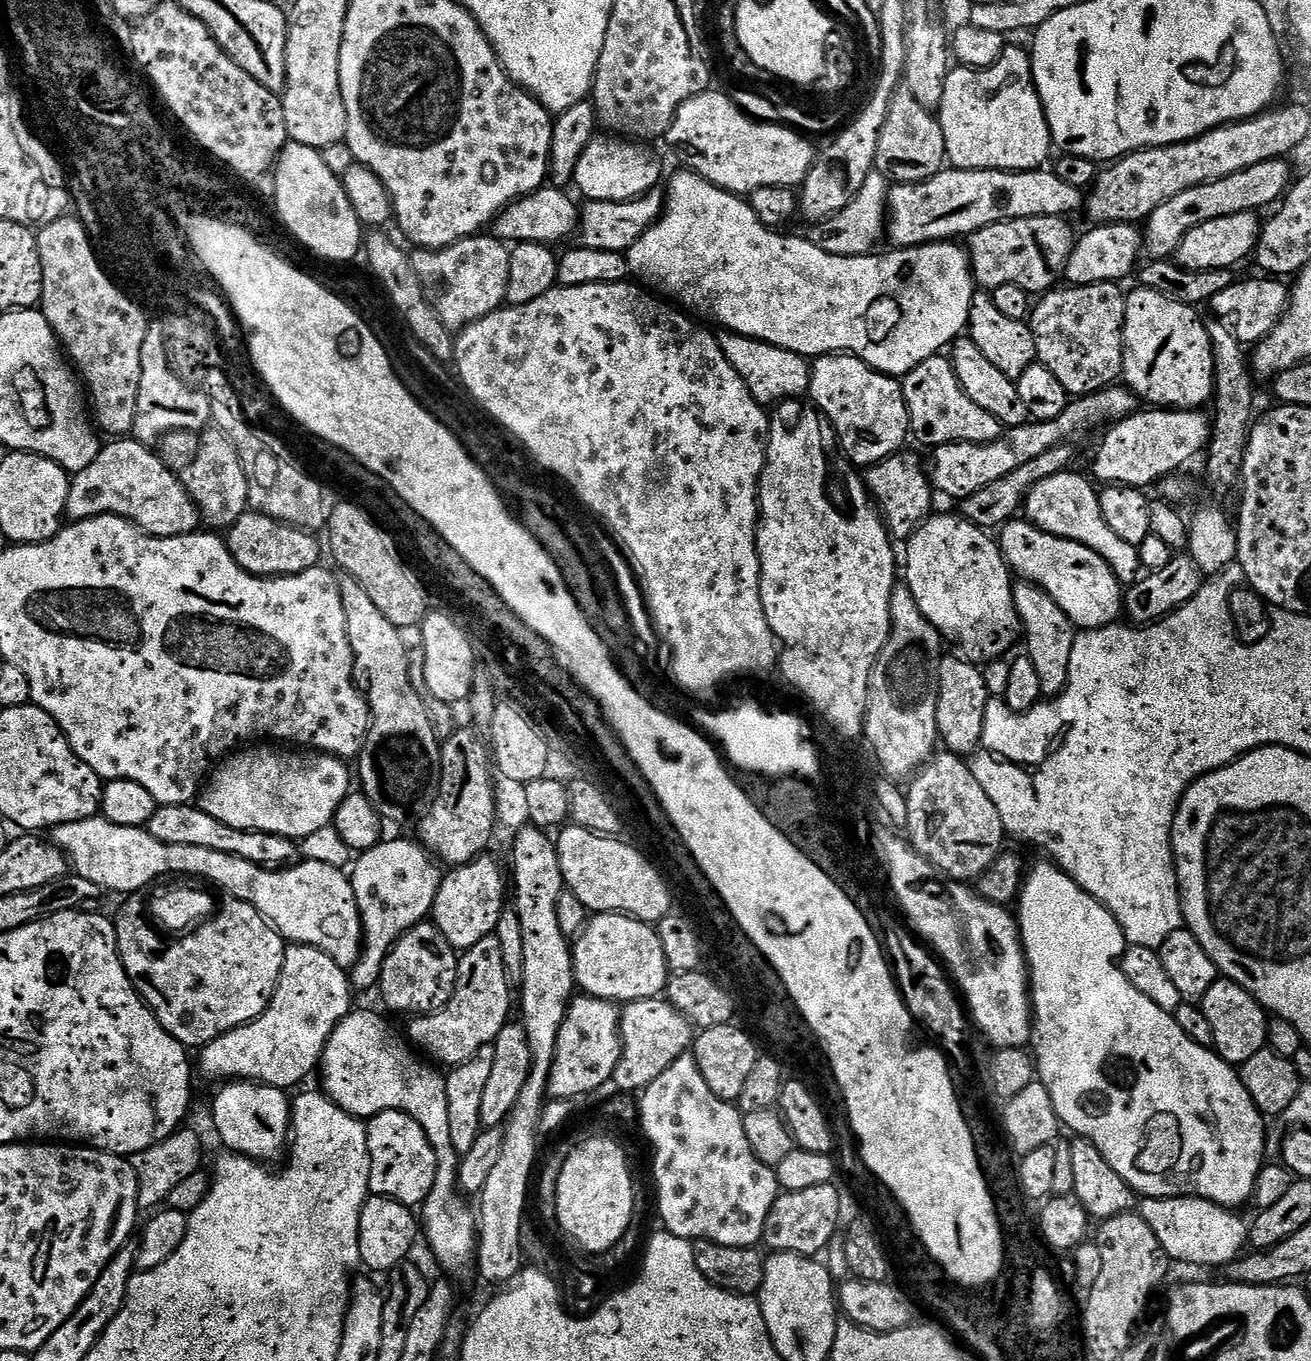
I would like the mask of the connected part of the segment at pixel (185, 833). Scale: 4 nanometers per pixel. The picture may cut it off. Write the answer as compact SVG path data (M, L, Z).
M165 804L157 807L154 818L146 825L146 831L158 842L166 842L174 846L206 846L206 850L222 850L222 854L234 854L238 858L246 858L246 862L254 862L259 868L279 870L293 868L301 863L302 857L297 841L288 836L275 836L269 832L251 832L238 830L234 826L226 826L226 822L218 822L218 818L210 818L199 806Z

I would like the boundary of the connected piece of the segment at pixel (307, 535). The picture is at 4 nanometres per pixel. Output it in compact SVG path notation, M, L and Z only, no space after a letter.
M251 510L242 513L226 532L226 543L234 562L255 576L297 576L317 567L320 560L320 544L315 535L301 528L292 528L261 512Z

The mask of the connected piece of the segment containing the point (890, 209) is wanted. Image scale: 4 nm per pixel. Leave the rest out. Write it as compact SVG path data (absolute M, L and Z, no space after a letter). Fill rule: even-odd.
M945 167L943 171L934 174L926 181L920 184L897 184L893 183L888 189L886 199L886 236L887 239L893 240L896 248L913 248L919 244L935 244L937 240L952 240L960 238L956 236L971 237L972 233L982 230L991 224L998 222L1006 222L1007 220L1017 220L1018 218L1034 218L1035 216L1063 216L1071 217L1071 212L1076 212L1082 208L1082 192L1081 189L1070 186L1067 182L1062 182L1062 178L1056 176L1055 171L1041 170L1040 168L1031 168L1028 172L1003 172L997 168L953 168Z

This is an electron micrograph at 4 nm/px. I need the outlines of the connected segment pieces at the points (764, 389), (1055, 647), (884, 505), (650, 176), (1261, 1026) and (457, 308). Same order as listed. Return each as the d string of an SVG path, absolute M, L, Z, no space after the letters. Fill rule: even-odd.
M727 330L721 331L718 339L722 354L726 354L730 366L738 370L742 382L746 382L752 397L762 406L776 406L803 397L808 392L812 370L809 361L797 352Z
M1020 582L1013 587L1014 606L1020 615L1020 627L1022 629L1022 644L1026 647L1026 654L1030 662L1034 662L1034 670L1038 674L1038 686L1040 695L1044 698L1055 698L1060 691L1068 685L1070 674L1070 650L1074 650L1074 638L1077 629L1071 618L1042 590L1037 584Z
M905 451L903 454L887 456L877 464L867 465L862 480L870 495L876 499L880 512L884 515L883 527L887 535L896 542L907 540L920 528L920 525L933 515L932 496L934 489L929 473L920 465L920 460L914 453Z
M611 134L597 135L591 140L578 158L578 166L574 177L575 187L580 187L585 201L633 200L638 194L657 187L660 181L660 160L651 152L649 145L627 138L617 138Z
M1218 978L1210 990L1206 990L1202 1007L1210 1031L1214 1034L1212 1048L1227 1064L1239 1066L1250 1062L1268 1043L1269 1013L1256 1001L1252 993L1238 986L1233 980Z
M492 234L468 236L445 248L421 248L411 253L428 301L447 328L463 330L476 320L498 311L507 301L506 282L510 278L509 249Z

